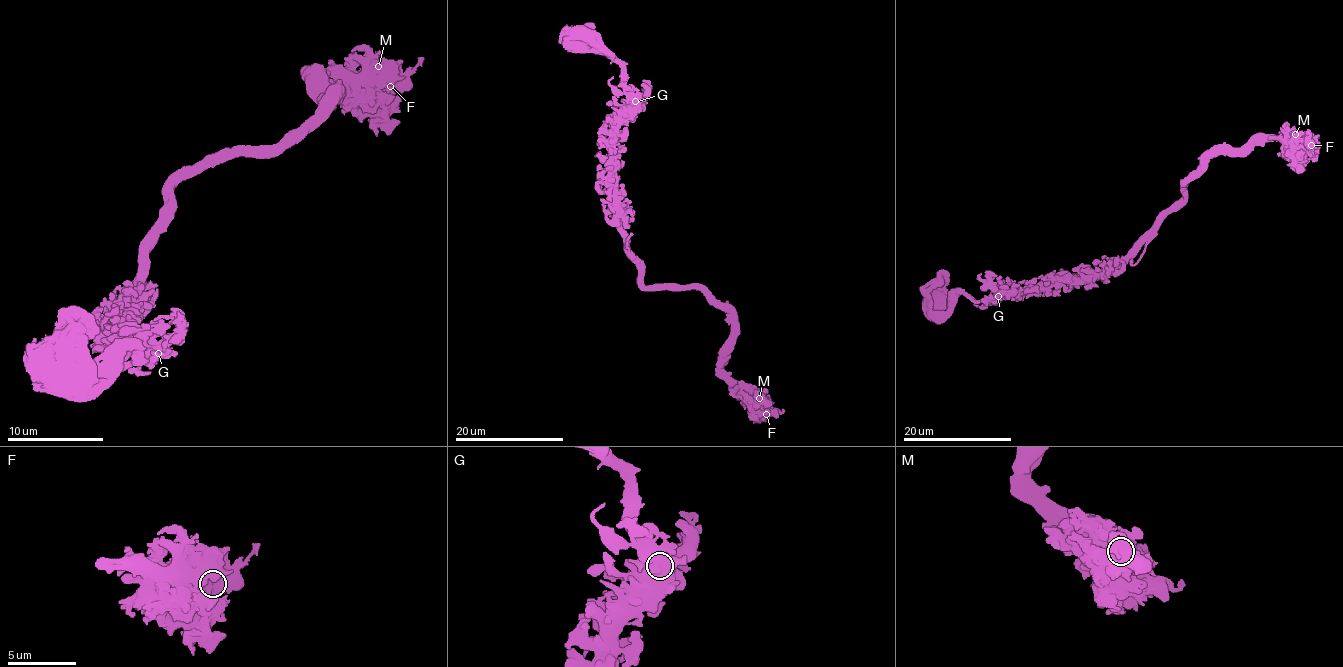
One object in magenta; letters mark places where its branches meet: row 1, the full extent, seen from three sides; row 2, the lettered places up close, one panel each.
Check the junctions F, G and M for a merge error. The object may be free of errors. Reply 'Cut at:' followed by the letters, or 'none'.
Cut at: none

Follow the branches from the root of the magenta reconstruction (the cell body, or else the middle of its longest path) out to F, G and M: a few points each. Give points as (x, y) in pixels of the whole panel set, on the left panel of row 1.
F: (60, 368), (147, 353), (120, 327), (120, 295), (181, 177), (270, 156), (330, 100), (316, 71), (390, 86)
G: (60, 368), (72, 358), (87, 365), (111, 365), (128, 348), (133, 348), (140, 360), (152, 360), (159, 353)
M: (60, 368), (147, 353), (120, 327), (120, 295), (181, 177), (270, 156), (330, 100), (316, 71), (378, 66)

